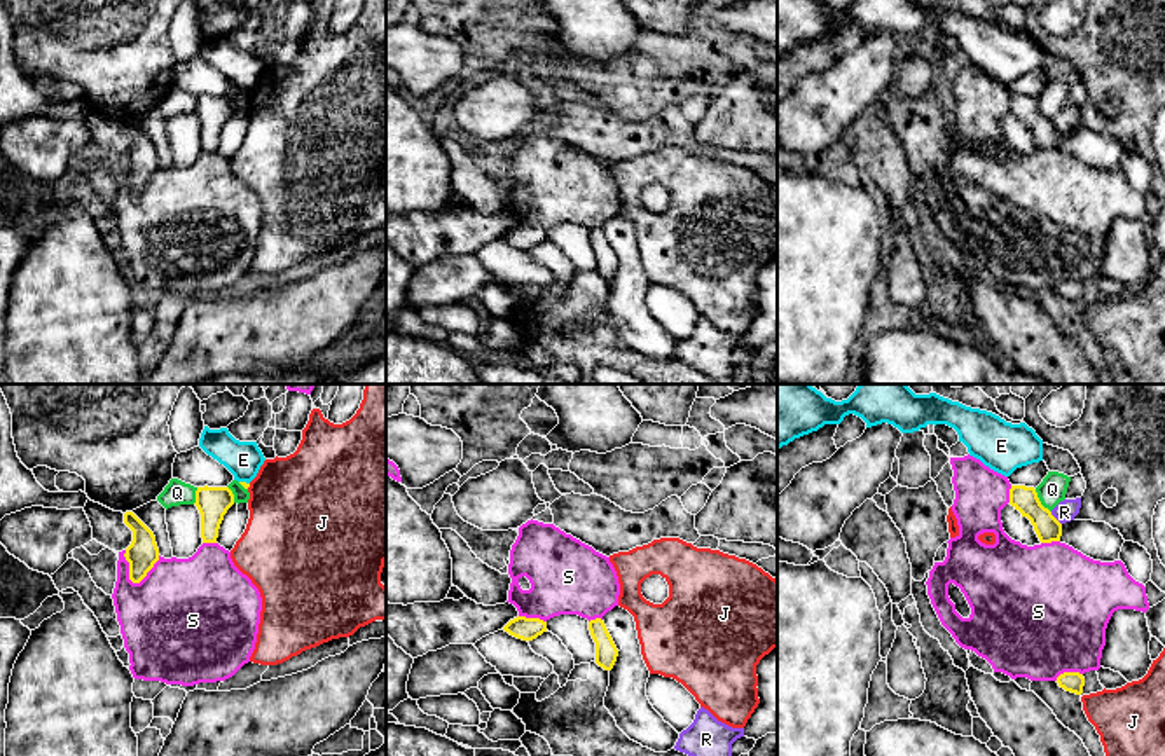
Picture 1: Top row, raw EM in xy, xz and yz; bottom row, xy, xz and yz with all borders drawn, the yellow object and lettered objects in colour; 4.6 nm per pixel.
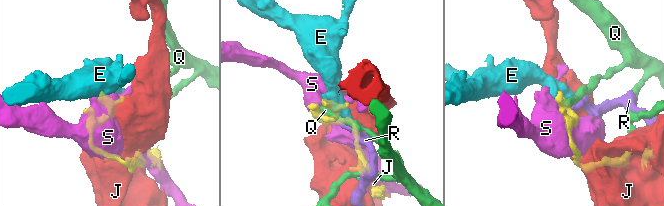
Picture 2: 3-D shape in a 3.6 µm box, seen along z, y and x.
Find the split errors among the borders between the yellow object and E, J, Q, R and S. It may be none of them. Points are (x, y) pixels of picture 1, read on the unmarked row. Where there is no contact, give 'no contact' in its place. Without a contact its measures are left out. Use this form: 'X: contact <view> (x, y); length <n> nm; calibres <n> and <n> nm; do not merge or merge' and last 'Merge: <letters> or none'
E: contact xy (245, 91); length 50 nm; calibres 20 and 170 nm; do not merge
J: contact xy (248, 95); length 30 nm; calibres 20 and 460 nm; do not merge
Q: contact yz (1040, 110); length 130 nm; calibres 120 and 120 nm; do not merge
R: contact yz (1055, 128); length 80 nm; calibres 120 and 100 nm; do not merge
S: contact xy (145, 184); length 190 nm; calibres 150 and 500 nm; do not merge
Merge: none

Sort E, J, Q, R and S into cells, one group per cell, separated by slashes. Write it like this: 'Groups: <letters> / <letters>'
Groups: E / J / Q / R / S

